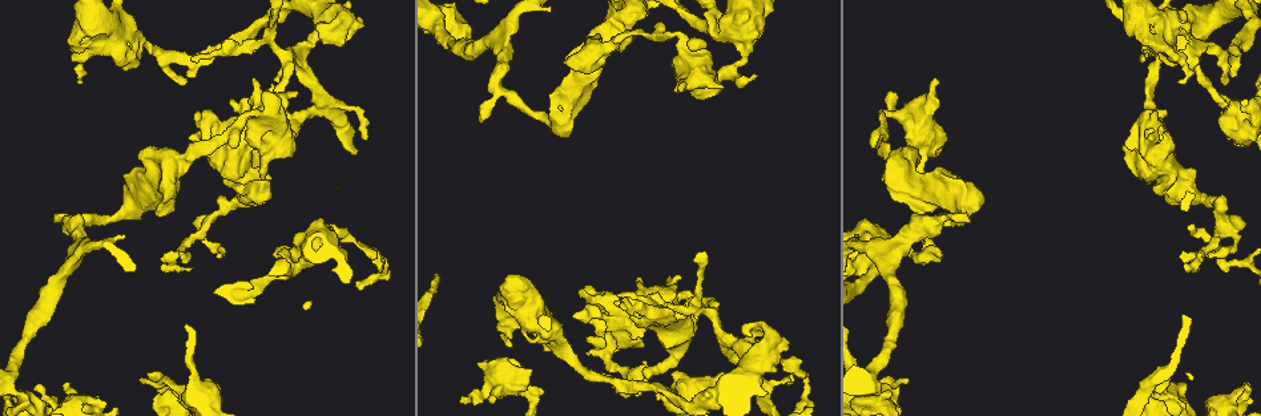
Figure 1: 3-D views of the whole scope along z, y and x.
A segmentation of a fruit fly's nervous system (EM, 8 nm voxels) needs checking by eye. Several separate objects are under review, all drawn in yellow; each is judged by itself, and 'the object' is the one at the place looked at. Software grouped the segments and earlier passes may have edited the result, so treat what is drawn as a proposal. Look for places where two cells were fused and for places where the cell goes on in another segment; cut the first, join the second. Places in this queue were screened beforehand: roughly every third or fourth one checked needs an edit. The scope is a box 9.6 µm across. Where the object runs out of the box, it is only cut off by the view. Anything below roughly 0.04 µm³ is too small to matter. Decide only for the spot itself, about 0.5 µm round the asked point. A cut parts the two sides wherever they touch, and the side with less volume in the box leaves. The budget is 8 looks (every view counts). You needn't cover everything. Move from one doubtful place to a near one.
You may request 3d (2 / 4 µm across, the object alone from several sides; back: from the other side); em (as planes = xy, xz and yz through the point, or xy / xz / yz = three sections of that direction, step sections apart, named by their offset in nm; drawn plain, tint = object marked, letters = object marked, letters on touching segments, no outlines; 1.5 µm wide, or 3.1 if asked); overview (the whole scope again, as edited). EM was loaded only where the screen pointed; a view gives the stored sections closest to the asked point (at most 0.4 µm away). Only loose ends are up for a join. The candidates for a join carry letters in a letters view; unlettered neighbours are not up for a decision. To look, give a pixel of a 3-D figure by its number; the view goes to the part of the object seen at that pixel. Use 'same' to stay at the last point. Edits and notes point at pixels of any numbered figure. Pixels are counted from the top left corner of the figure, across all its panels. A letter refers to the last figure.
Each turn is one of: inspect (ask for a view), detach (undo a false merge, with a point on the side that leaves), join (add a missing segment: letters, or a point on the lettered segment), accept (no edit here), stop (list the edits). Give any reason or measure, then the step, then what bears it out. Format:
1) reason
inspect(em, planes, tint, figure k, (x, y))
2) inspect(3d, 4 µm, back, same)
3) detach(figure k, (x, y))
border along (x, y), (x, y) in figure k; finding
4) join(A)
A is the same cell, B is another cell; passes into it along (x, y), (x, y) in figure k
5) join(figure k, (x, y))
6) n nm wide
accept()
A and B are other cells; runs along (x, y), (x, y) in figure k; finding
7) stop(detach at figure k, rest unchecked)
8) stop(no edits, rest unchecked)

thick end
inspect(em, planes, letters, figure 1, (683, 384))

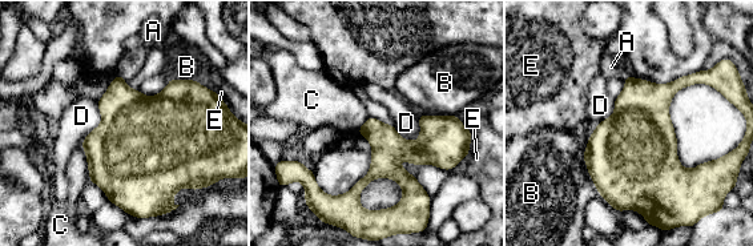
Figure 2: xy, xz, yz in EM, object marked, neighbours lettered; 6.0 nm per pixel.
550 nm wide
accept()
A, B, C, D and E are other cells; none of them fits

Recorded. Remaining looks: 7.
free end
inspect(3d, 2 µm, back, figure 1, (263, 179))

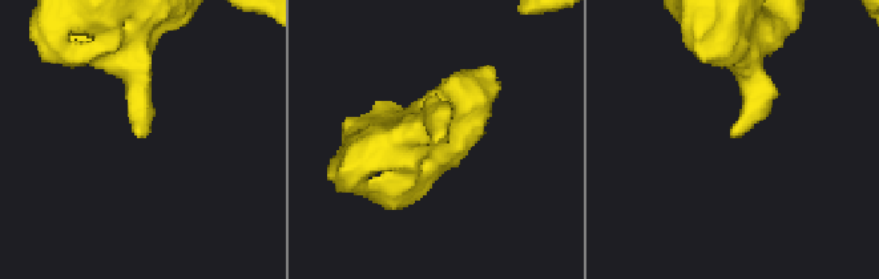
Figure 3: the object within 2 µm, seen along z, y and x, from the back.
need the tissue
inspect(em, planes, plain, figure 3, (736, 132))

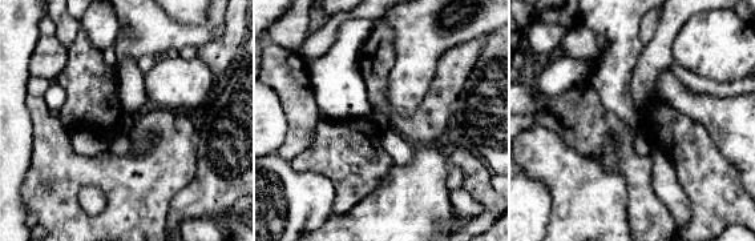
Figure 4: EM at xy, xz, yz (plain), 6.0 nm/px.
inspect(em, planes, letters, same)

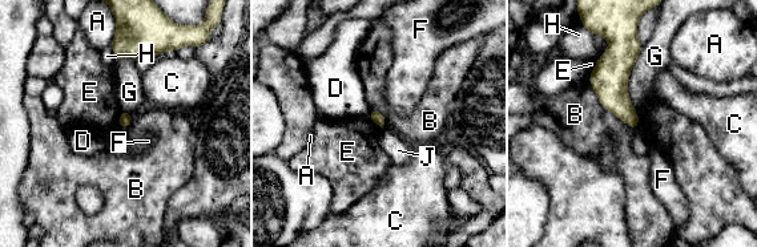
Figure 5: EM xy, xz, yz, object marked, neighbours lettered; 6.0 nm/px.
accept()
A, B, C, D, E, F, G, H and J are other cells; border along (588, 84), (604, 108), (636, 129) in figure 5; no lettered segment goes on from it

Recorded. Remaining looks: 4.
thin end
inspect(em, xz, step 4, tint, figure 1, (924, 240))

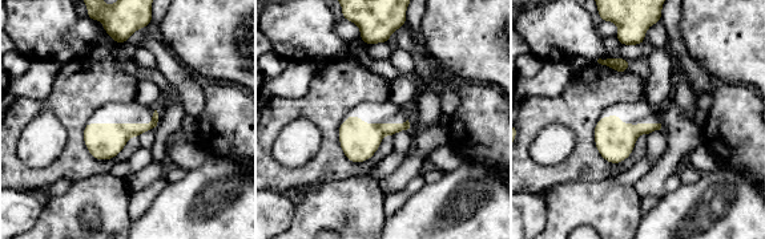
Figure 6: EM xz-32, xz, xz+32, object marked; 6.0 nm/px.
inspect(em, xz, step 4, letters, same)

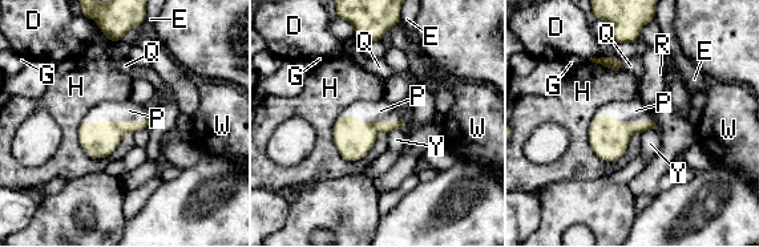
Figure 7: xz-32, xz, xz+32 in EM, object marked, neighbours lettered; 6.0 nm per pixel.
110 nm wide
accept()
D, E, G, H, P, Q, R, W and Y are other cells; border along (152, 109), (144, 122), (81, 122) in figure 7; none of them fits

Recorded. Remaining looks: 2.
stop(no edits, rest unchecked)

